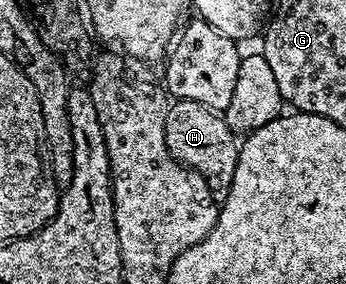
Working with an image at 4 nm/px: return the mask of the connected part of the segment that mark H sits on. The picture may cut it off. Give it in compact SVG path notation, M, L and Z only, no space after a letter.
M174 100L166 109L164 134L166 145L172 155L191 172L201 174L204 182L208 182L208 190L214 195L215 200L225 200L232 186L232 178L236 174L240 140L227 126L224 116L200 102Z

